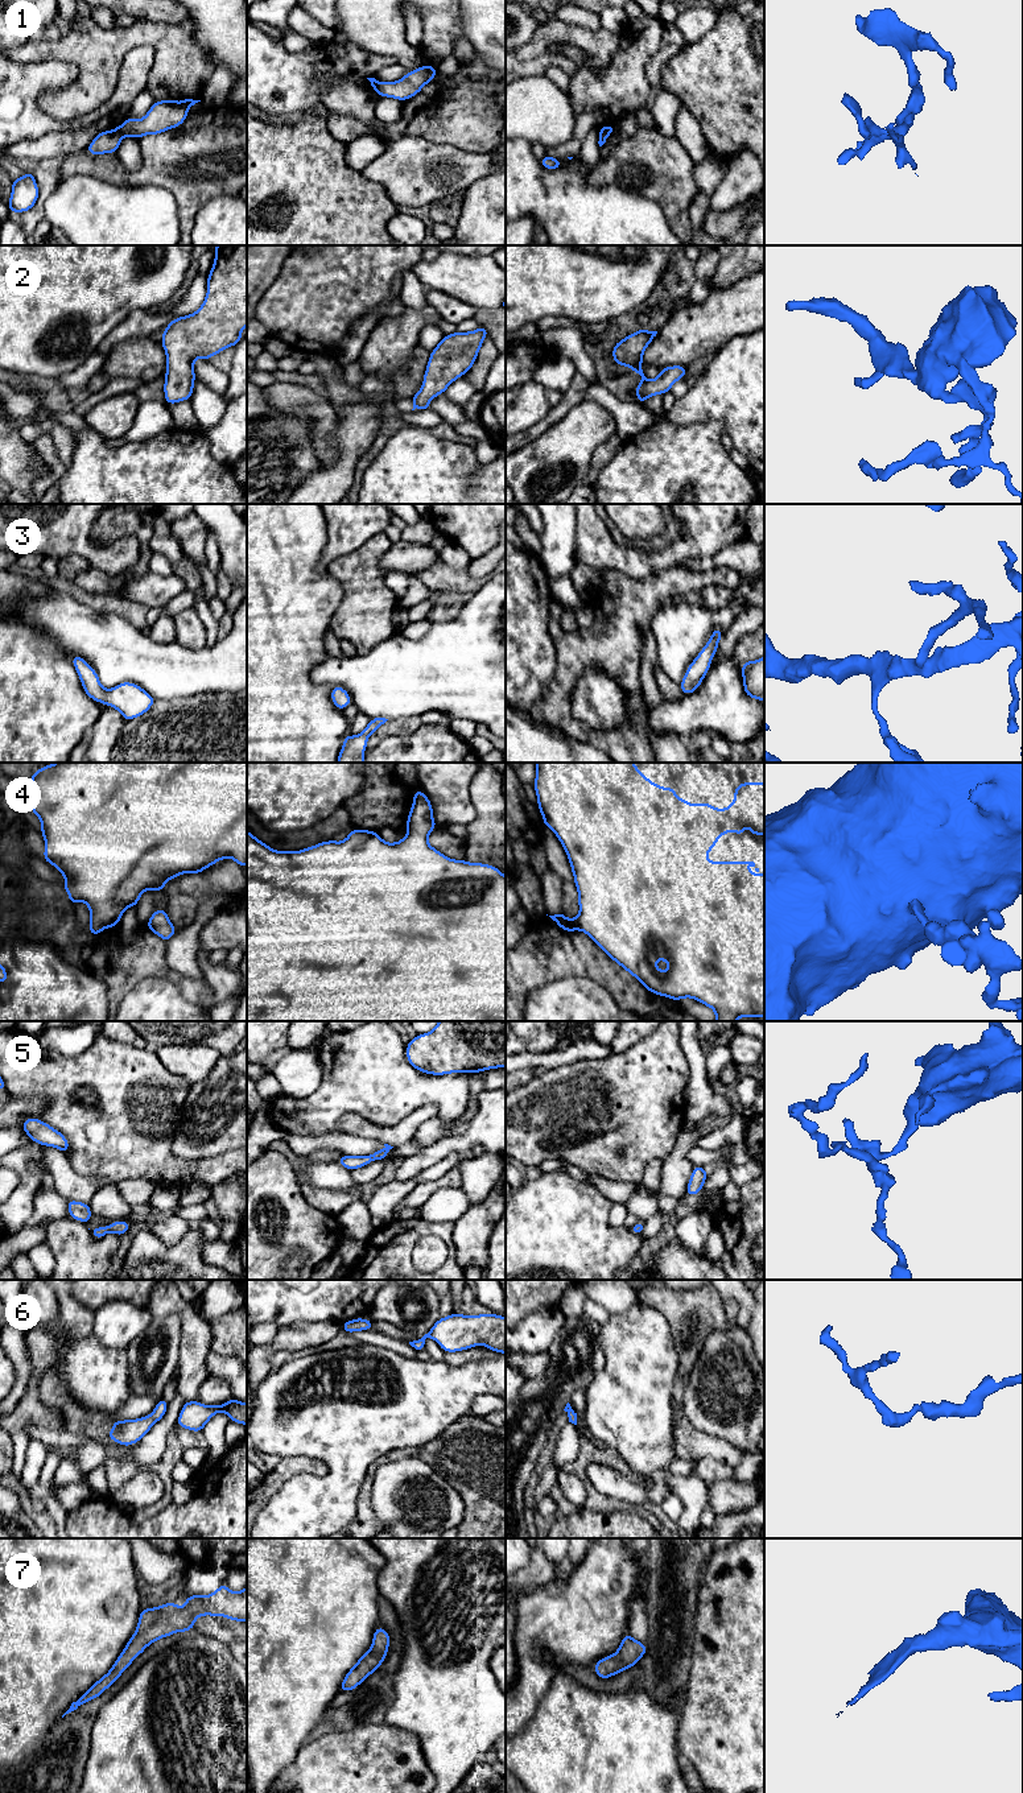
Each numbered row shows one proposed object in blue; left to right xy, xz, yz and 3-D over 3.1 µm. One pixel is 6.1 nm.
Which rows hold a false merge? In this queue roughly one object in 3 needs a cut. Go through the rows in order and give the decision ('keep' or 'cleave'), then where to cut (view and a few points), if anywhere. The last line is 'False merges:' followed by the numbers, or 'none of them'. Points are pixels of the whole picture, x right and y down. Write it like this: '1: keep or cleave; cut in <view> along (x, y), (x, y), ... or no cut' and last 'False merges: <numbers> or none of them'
1: cleave; cut in xy along (116, 127), (123, 136)
2: keep; no cut
3: keep; no cut
4: keep; no cut
5: keep; no cut
6: keep; no cut
7: keep; no cut
False merges: 1

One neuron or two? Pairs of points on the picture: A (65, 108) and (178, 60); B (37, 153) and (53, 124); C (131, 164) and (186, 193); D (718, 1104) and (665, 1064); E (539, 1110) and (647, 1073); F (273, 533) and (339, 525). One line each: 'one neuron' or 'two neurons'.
A: one neuron
B: two neurons
C: two neurons
D: two neurons
E: one neuron
F: two neurons

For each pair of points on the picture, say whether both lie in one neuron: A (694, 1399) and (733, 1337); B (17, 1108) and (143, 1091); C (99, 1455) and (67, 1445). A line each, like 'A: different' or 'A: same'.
A: same
B: different
C: same

